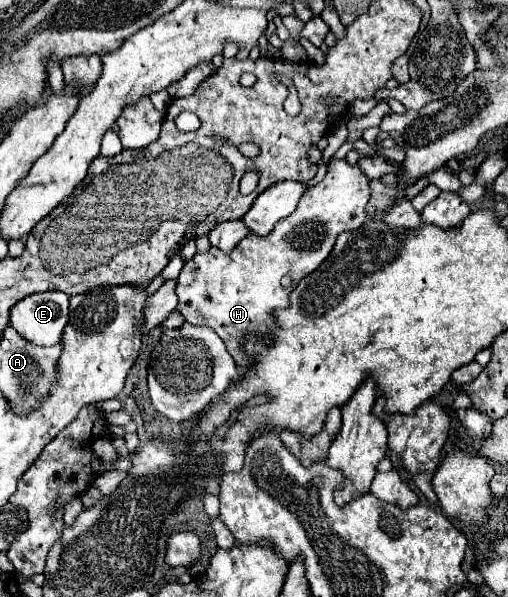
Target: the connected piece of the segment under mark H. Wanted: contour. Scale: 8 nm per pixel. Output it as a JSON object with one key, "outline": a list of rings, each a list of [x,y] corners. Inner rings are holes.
{"outline":[[[345,159],[329,161],[325,179],[321,183],[317,183],[315,187],[311,187],[309,191],[305,191],[295,213],[281,219],[269,235],[261,237],[257,233],[251,233],[229,253],[223,253],[223,251],[217,251],[217,247],[211,247],[209,251],[197,253],[193,259],[185,261],[185,265],[179,273],[179,279],[177,279],[177,297],[179,297],[177,311],[181,311],[185,321],[189,321],[193,325],[211,327],[225,341],[235,363],[241,369],[249,367],[253,363],[253,359],[243,351],[243,337],[251,335],[251,333],[259,333],[259,337],[265,341],[265,345],[271,345],[273,333],[279,329],[275,311],[289,307],[291,289],[281,287],[281,277],[289,275],[295,285],[305,275],[315,271],[331,253],[333,243],[339,233],[357,229],[365,223],[365,219],[367,219],[365,207],[369,203],[369,197],[371,197],[369,179],[355,165],[349,165]]]}

